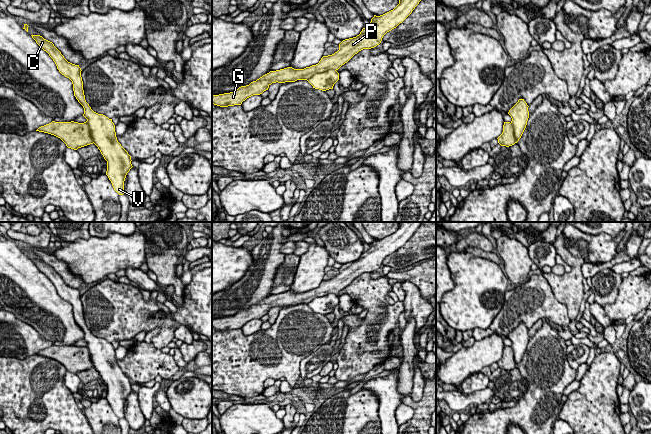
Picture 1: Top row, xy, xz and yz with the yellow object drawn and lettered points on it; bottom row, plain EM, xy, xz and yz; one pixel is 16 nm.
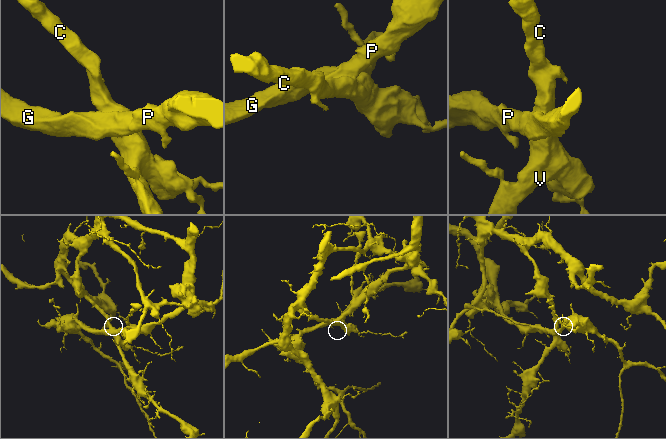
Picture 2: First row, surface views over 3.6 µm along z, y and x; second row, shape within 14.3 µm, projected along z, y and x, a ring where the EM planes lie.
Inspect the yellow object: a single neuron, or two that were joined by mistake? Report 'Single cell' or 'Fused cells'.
Fused cells

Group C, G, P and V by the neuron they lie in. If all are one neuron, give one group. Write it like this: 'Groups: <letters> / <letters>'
Groups: C V / G P

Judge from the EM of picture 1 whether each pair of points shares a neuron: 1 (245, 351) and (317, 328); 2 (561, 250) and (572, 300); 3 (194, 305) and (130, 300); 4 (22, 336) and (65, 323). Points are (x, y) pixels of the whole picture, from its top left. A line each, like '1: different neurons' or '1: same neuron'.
1: same neuron
2: same neuron
3: same neuron
4: different neurons

